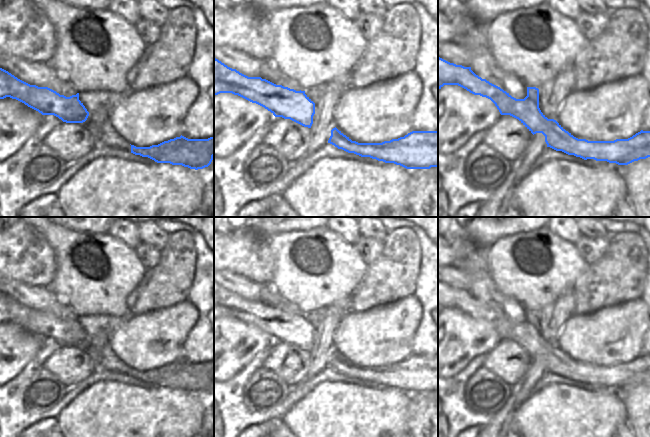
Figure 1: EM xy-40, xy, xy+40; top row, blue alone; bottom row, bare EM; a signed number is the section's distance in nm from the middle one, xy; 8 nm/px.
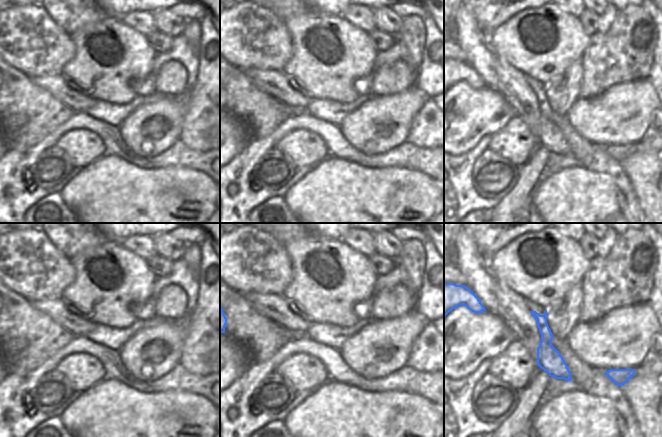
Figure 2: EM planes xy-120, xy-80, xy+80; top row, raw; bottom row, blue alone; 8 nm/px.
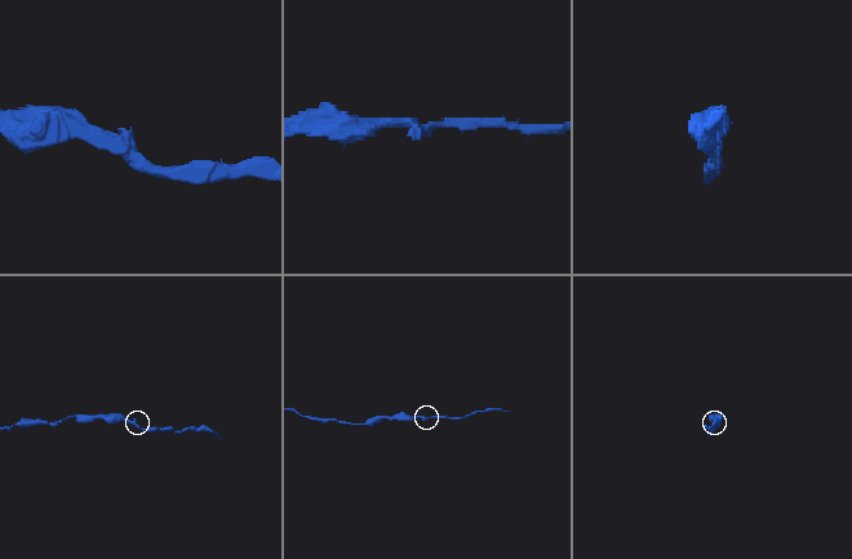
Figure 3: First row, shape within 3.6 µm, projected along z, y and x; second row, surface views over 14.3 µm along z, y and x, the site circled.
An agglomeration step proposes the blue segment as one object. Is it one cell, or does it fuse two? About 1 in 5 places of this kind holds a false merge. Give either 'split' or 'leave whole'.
leave whole

